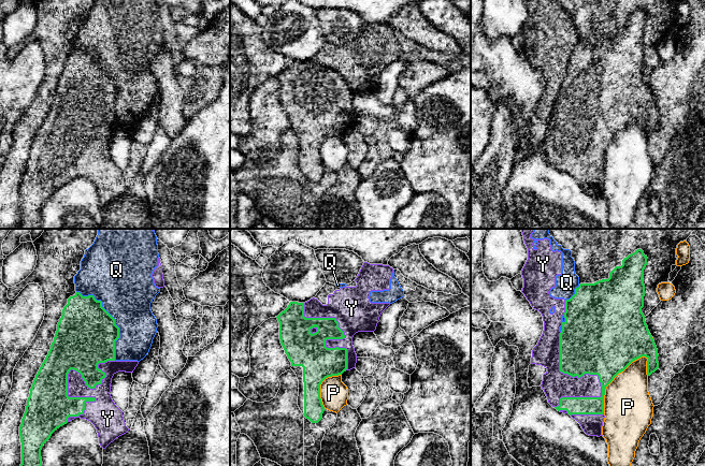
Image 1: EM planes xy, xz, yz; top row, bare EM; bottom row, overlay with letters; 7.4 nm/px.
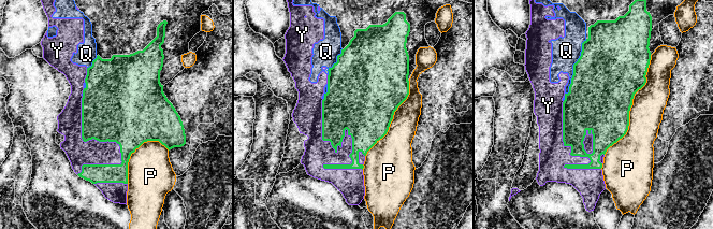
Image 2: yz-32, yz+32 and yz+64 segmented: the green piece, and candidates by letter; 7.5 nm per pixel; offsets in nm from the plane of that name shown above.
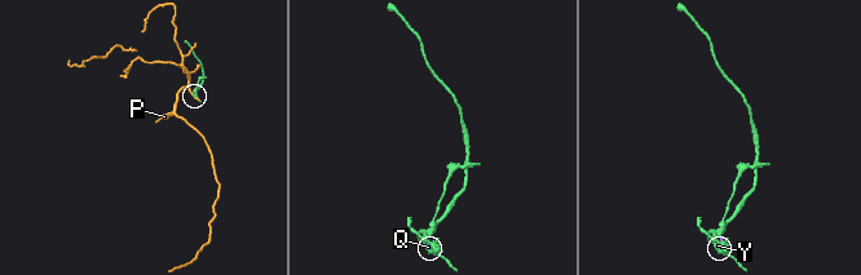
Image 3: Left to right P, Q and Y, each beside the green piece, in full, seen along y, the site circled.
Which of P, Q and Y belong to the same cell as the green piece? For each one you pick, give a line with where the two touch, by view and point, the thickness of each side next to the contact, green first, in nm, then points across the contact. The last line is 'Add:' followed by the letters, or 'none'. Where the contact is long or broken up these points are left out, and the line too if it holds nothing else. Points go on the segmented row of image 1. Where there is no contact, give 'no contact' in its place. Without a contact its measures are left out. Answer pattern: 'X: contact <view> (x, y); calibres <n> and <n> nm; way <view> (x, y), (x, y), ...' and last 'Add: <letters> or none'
Add: none

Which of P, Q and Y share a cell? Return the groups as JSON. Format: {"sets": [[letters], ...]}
{"sets": [["P"], ["Q", "Y"]]}

